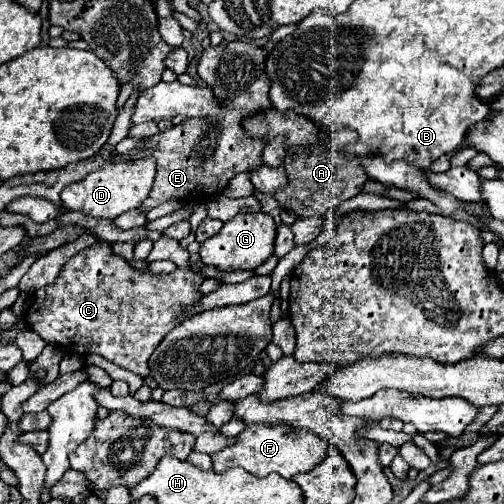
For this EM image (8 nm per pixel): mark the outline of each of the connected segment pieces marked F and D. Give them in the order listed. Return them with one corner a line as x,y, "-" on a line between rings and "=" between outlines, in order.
253,423
247,425
235,439
233,445
227,449
221,449
211,455
215,473
225,473
231,467
243,467
247,473
255,477
267,477
269,473
279,473
285,479
291,479
297,473
311,471
327,453
329,443
317,437
315,433
309,433
305,429
295,429
287,423
275,423
275,425
263,425
=
153,157
131,163
113,163
113,159
107,159
103,169
89,173
77,183
67,185
67,189
63,189
61,193
61,201
69,211
81,211
99,219
117,219
119,215
137,209
149,197
155,181
155,171
157,167

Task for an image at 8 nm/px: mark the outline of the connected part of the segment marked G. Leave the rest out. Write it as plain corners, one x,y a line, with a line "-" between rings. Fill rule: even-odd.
259,211
259,213
243,213
233,219
229,219
223,229
201,243
199,255
205,265
213,265
223,271
235,271
235,269
255,269
261,263
265,263
273,255
275,245
275,221
271,215

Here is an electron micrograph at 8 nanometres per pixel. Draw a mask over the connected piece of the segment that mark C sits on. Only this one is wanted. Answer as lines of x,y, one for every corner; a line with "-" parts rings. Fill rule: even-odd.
99,241
93,247
87,247
79,251
75,257
71,257
59,277
55,279
53,285
47,289
39,289
33,293
33,301
27,309
25,321
29,327
33,325
33,331
45,341
45,343
55,343
61,347
67,347
71,353
77,355
89,355
97,353
105,357
107,361
129,369
141,377
149,373
147,359
159,345
159,341
179,323
189,319
195,309
195,305
201,301
199,287
203,283
203,275
193,273
189,269
175,269
173,273
163,275
153,275
149,269
139,271
133,269
123,257
115,257
109,249
111,245
105,241

